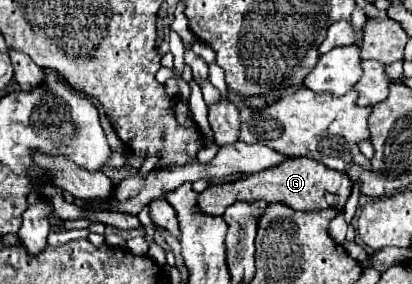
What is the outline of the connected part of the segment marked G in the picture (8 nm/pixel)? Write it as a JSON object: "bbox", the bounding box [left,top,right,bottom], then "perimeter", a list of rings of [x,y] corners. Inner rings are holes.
{"bbox":[198,156,352,216],"perimeter":[[[298,156],[298,158],[286,158],[286,162],[272,166],[270,170],[250,174],[242,180],[206,188],[202,194],[198,194],[198,210],[202,214],[220,216],[220,214],[224,214],[224,210],[230,204],[234,204],[238,200],[248,200],[248,202],[266,200],[266,202],[280,202],[294,210],[304,210],[304,212],[326,210],[326,208],[334,208],[334,210],[342,212],[346,206],[346,200],[350,196],[350,186],[352,186],[352,182],[350,182],[350,178],[346,178],[344,172],[330,170],[308,156]]]}

